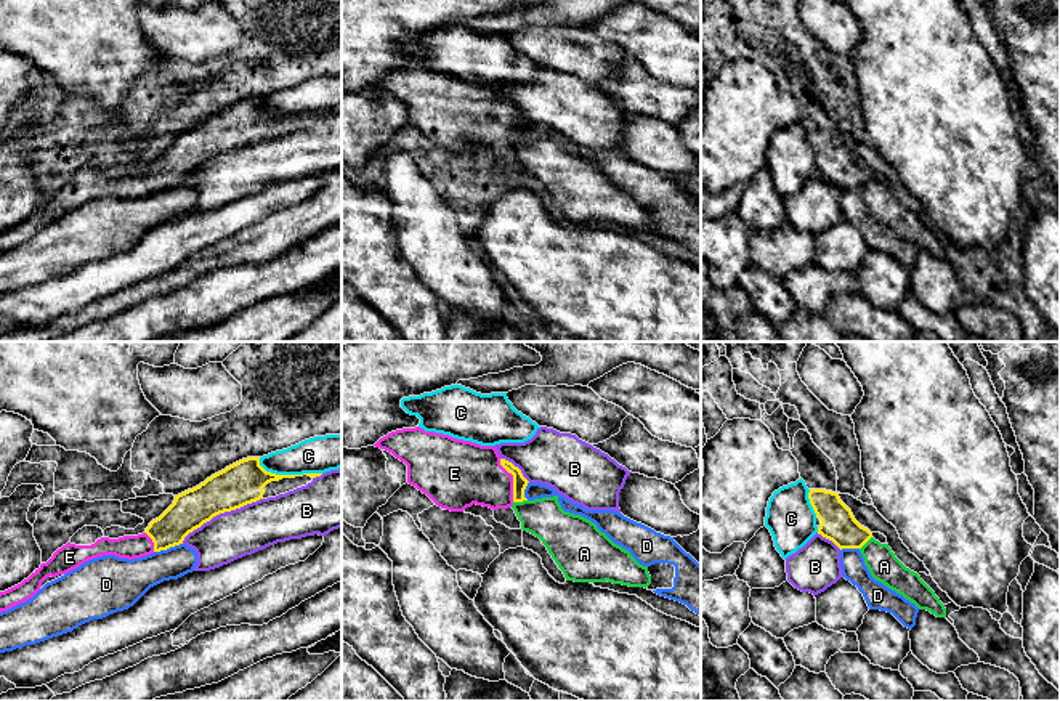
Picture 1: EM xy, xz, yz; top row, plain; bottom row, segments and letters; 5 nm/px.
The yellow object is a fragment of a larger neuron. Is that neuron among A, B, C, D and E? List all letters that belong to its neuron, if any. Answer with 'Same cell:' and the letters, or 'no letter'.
Same cell: E

